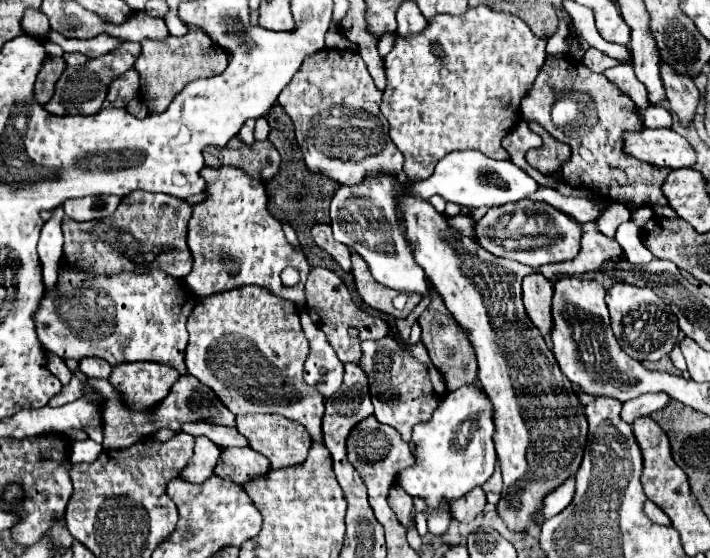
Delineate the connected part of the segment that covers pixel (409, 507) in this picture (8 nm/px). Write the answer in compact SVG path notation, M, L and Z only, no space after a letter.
M396 482L392 484L392 488L388 492L388 504L394 510L398 522L404 526L404 530L414 526L414 502Z

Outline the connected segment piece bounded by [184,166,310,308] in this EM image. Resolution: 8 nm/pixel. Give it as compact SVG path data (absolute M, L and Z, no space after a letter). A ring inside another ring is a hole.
M223 166L220 168L204 167L201 172L212 172L211 177L207 178L206 186L206 202L192 206L194 214L190 218L188 224L188 246L192 250L194 256L194 266L192 272L184 278L184 282L188 284L188 288L198 294L198 296L212 296L218 292L226 292L232 288L240 288L240 286L248 286L248 284L256 284L262 288L268 288L270 292L274 292L280 298L292 300L294 304L298 304L298 308L304 308L306 304L306 296L304 296L304 284L306 284L306 276L310 272L310 264L304 256L302 250L296 250L284 236L282 232L282 224L268 212L266 204L266 192L260 180L248 176L246 172L232 168L232 166ZM286 266L294 266L300 270L300 282L292 288L284 286L280 280L280 272Z

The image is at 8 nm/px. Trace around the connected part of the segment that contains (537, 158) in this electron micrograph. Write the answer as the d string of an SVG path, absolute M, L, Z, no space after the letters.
M528 124L532 128L532 132L536 132L538 136L542 136L542 146L540 148L534 148L534 150L528 150L526 154L526 160L530 162L532 168L536 168L538 172L560 172L560 166L562 162L566 162L570 158L570 146L564 144L564 142L556 142L554 136L550 136L540 124Z

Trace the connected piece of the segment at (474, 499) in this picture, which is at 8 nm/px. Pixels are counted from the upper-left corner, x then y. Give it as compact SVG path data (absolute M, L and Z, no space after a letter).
M474 488L468 492L468 496L462 496L452 504L452 514L460 522L470 522L474 520L486 506L486 494L482 488Z

